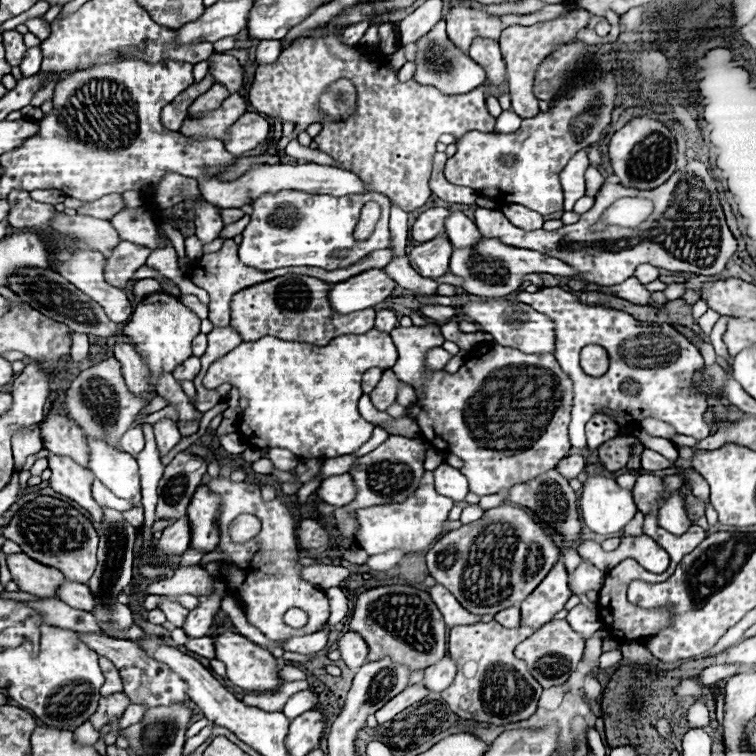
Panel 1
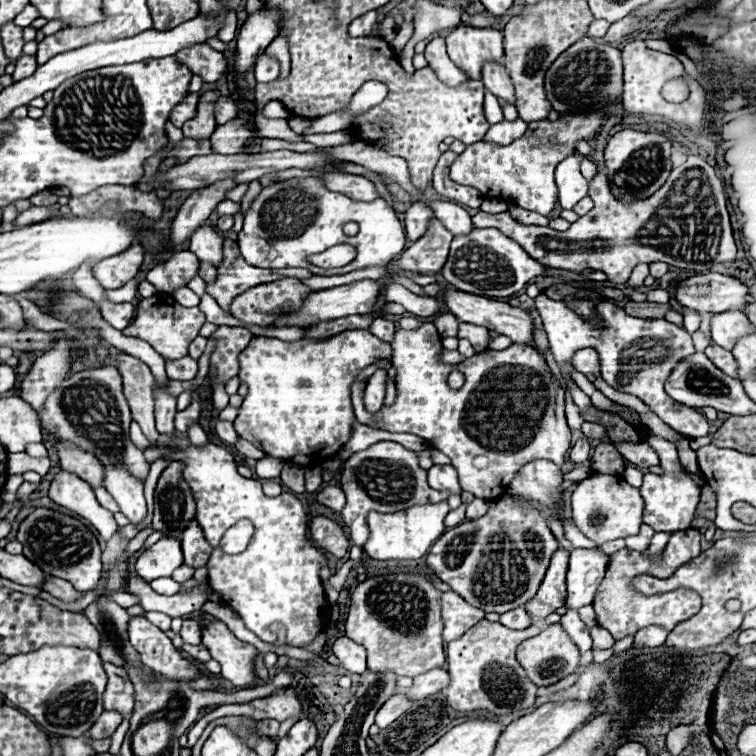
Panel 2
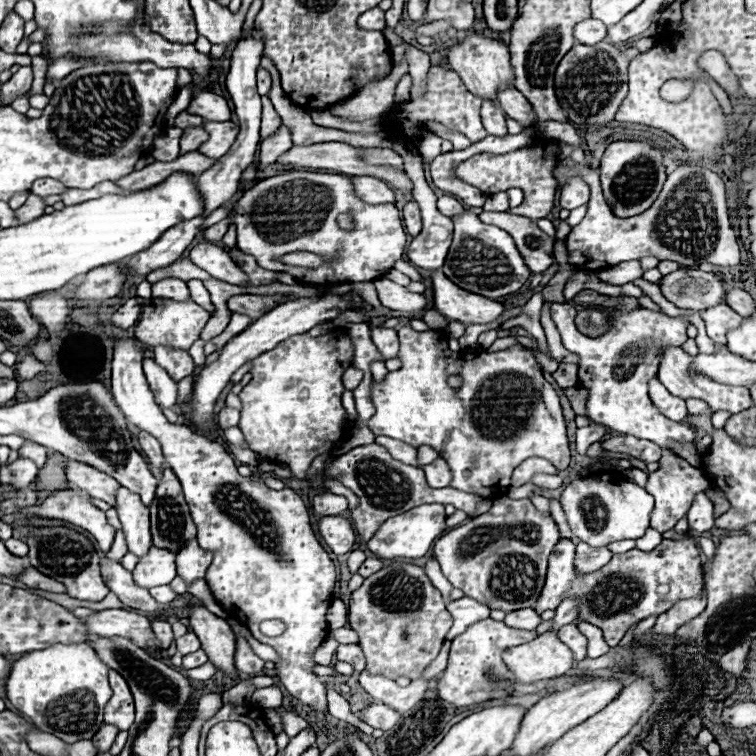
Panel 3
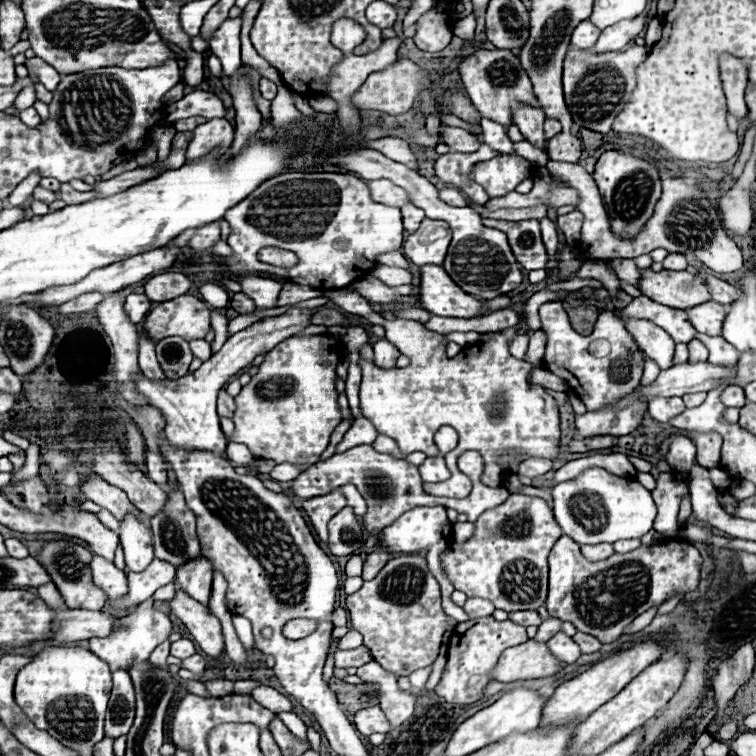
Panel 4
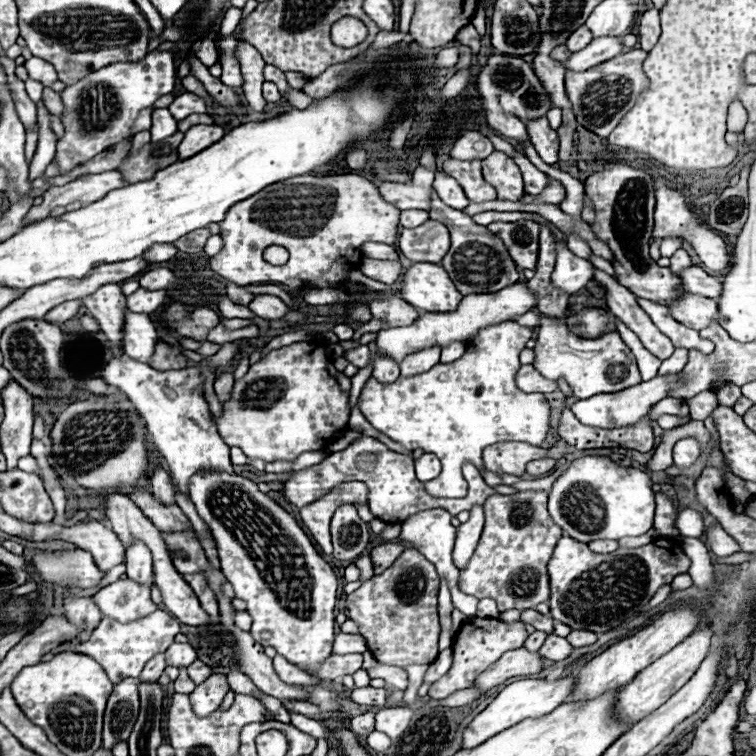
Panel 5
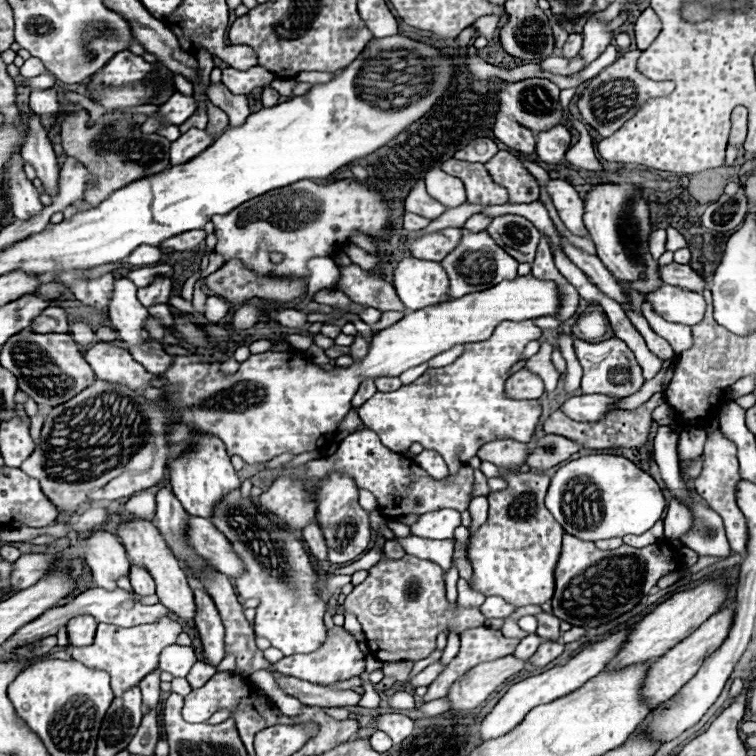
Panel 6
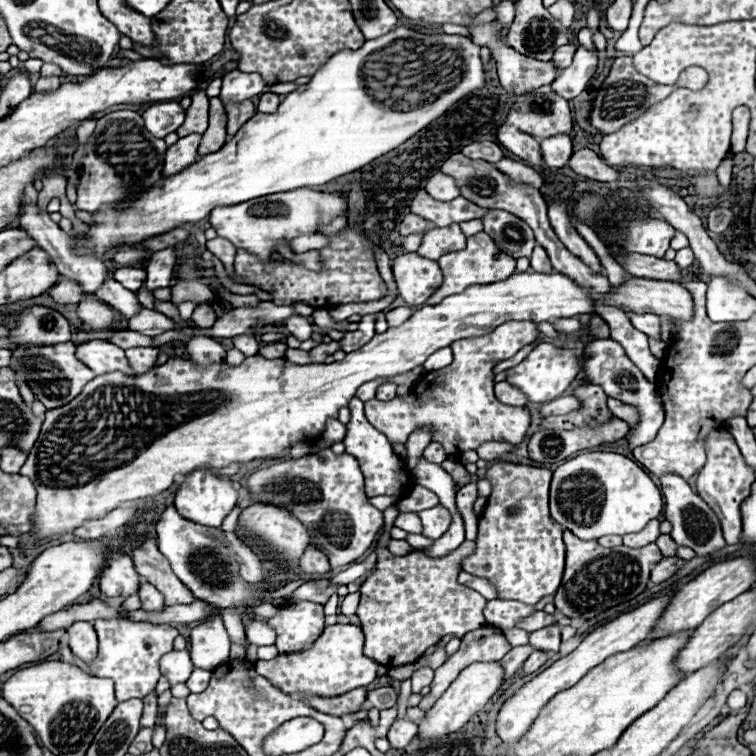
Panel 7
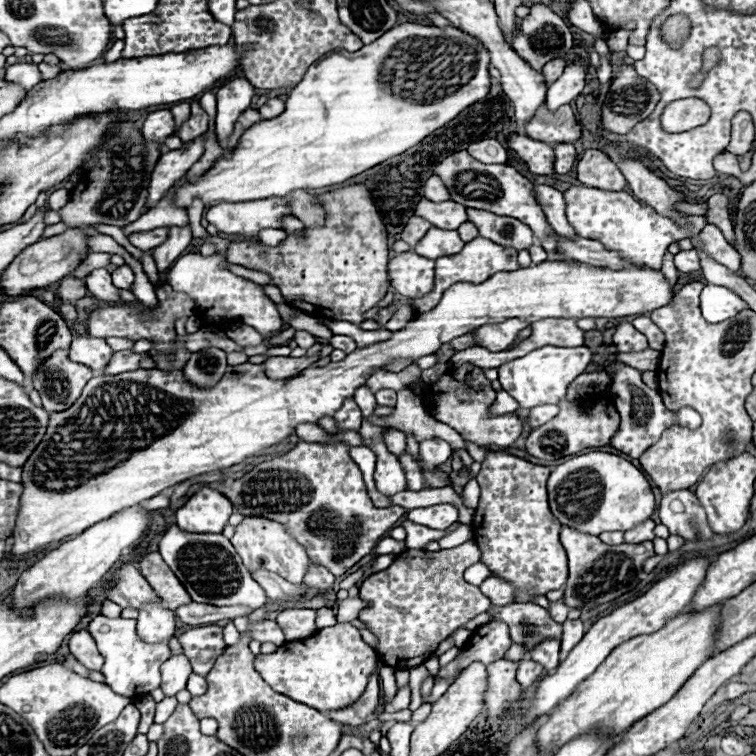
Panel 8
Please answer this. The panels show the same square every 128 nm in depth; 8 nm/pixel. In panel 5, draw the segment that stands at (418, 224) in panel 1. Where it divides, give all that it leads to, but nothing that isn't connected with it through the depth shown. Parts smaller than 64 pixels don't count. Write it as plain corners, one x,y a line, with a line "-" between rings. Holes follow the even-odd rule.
402,210
400,214
402,228
416,228
426,220
428,220
428,212
422,212
422,210

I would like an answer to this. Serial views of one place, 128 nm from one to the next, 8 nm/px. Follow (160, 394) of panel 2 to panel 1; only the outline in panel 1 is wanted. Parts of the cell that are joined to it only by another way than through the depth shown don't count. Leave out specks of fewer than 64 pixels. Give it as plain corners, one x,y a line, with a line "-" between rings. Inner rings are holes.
160,420
158,424
154,424
154,434
156,434
156,442
158,442
158,450
160,450
160,458
164,458
178,442
180,442
180,432
178,426
170,420

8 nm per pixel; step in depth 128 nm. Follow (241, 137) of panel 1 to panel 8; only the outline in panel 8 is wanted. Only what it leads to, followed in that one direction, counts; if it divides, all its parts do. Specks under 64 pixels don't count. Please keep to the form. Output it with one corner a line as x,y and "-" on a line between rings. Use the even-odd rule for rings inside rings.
198,136
190,142
184,142
182,148
162,154
150,178
150,190
148,190
146,204
150,206
158,202
180,178
184,178
184,174
202,156
202,152
204,152
204,136

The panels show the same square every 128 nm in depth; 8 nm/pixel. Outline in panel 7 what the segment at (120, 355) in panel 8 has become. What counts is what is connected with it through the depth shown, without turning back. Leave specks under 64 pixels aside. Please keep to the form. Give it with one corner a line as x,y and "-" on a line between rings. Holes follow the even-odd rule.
128,348
126,358
136,374
144,374
156,366
158,358
158,348

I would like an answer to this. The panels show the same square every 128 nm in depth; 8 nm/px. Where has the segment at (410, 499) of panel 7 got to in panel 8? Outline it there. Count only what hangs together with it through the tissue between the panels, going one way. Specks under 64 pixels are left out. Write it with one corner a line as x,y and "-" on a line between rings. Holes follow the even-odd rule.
298,442
294,450
288,454
266,460
258,464
254,470
244,474
240,480
234,480
224,488
224,494
232,500
234,508
244,516
264,516
276,522
286,524
288,532
306,548
312,562
326,566
334,576
346,574
358,560
362,560
370,550
384,538
384,534
406,514
406,508
392,505
388,508
376,508
366,492
362,472
358,464
350,458
346,444
314,444
314,442

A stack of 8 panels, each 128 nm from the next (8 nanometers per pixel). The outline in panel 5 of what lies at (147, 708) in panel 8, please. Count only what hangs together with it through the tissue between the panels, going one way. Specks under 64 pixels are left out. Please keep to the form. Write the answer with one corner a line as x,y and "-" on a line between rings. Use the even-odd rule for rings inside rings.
160,652
160,654
156,654
154,658
150,658
150,662
144,666
144,670
142,670
142,674
140,674
140,680
144,680
144,682
154,682
154,680
160,678
160,674
164,672
164,668
166,668
166,660
164,660
164,654

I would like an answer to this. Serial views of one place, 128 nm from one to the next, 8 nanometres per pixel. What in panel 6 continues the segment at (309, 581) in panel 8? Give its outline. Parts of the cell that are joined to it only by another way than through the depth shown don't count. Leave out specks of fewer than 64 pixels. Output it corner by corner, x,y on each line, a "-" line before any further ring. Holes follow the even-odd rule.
316,516
306,524
306,528
302,530
302,536
304,536
306,548
310,550
310,554
314,554
316,560
326,560
328,558
328,546
326,546
326,540
322,536
322,530
320,530
320,524
318,524

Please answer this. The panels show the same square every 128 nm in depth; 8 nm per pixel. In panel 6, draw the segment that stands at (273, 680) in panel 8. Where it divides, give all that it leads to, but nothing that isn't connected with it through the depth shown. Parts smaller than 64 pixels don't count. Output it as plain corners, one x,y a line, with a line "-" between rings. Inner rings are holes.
334,626
328,632
328,640
314,654
286,656
274,664
276,672
288,674
288,676
294,676
300,680
308,680
312,684
334,684
340,680
350,680
354,676
362,676
364,668
366,668
366,654
360,650
358,642
340,626

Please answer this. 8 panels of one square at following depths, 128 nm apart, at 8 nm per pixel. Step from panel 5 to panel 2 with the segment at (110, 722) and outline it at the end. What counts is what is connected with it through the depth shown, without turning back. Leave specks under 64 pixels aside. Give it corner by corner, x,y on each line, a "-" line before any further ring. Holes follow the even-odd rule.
104,662
104,670
108,674
108,686
104,690
104,708
118,710
122,716
130,714
134,708
136,692
128,674
110,662

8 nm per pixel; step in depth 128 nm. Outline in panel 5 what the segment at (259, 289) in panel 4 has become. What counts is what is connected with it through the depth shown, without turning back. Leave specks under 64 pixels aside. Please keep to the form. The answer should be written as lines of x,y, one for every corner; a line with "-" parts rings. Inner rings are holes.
258,294
258,296
252,300
250,310
252,310
254,314
258,314
260,318
264,318
264,320
276,320
276,318
282,318
282,316
288,312
288,306
286,306
278,296

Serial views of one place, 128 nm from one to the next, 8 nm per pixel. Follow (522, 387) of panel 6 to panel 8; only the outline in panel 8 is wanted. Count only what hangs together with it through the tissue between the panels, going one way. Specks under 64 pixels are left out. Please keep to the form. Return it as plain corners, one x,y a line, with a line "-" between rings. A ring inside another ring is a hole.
498,390
496,392
496,402
490,407
490,412
494,415
502,415
514,412
518,408
520,408
518,402
510,394
506,394
506,390

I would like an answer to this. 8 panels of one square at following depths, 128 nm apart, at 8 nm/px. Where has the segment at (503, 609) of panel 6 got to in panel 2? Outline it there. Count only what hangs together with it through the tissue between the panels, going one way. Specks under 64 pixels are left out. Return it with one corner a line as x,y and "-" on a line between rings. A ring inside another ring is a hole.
452,590
442,592
440,596
442,604
442,618
444,618
444,640
450,642
458,636
462,636
470,626
478,624
486,612
470,606
466,600
462,600

